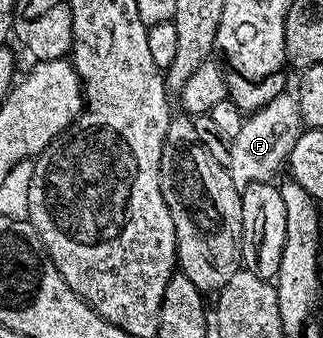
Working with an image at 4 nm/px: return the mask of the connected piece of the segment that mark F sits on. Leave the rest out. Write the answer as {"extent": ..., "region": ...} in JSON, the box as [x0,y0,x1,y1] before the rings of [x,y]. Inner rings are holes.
{"extent":[225,91,304,191],"region":[[[287,91],[278,93],[269,103],[244,116],[241,132],[238,133],[237,139],[229,143],[231,154],[225,157],[225,168],[240,191],[249,185],[274,182],[279,168],[281,170],[284,168],[293,143],[297,143],[304,124],[299,114],[299,98],[292,94],[290,97],[289,93]]]}

